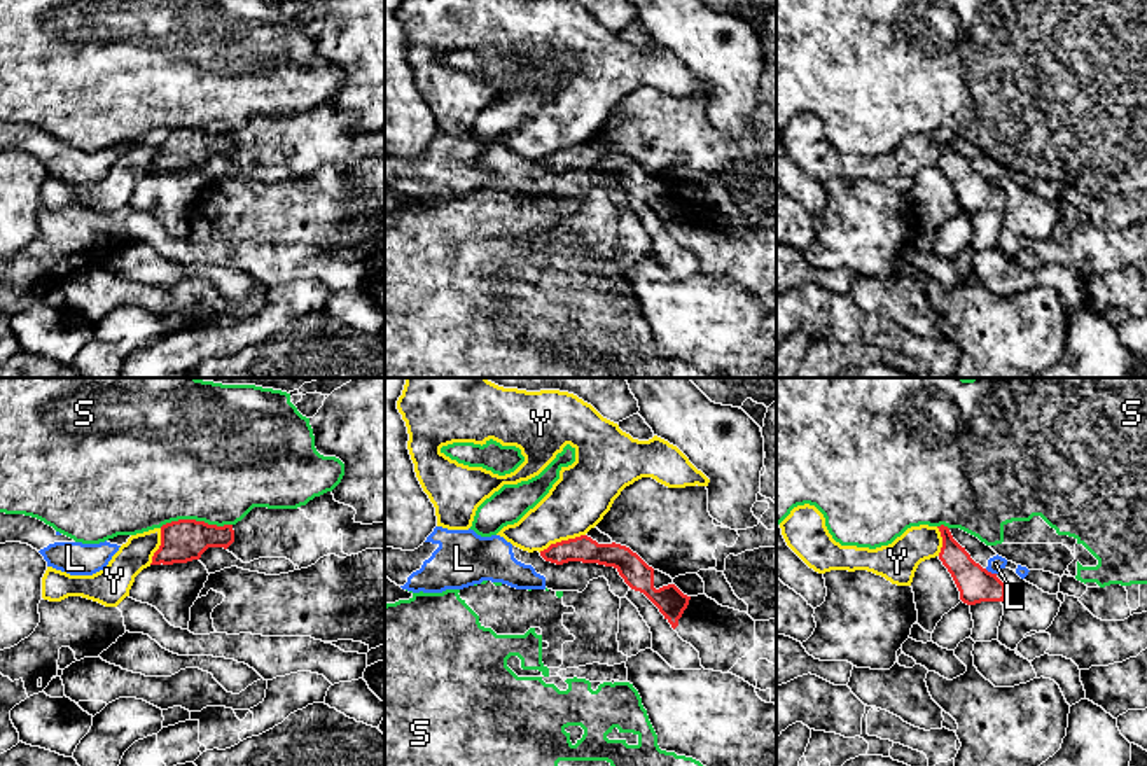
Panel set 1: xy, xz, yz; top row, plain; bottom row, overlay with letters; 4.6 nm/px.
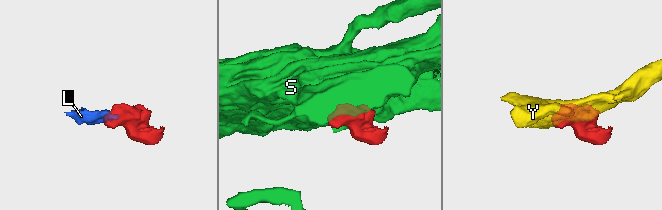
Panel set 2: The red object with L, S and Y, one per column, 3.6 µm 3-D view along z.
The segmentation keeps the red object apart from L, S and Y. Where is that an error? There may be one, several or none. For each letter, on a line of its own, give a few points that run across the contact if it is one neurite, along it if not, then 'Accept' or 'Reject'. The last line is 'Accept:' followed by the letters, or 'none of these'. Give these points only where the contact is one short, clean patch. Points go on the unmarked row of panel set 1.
L: Line: yz (985, 177), (995, 182). Reject
S: Line: xy (231, 132), (208, 133), (194, 128), (172, 128), (159, 135). Reject
Y: Line: xz (584, 142), (551, 151), (539, 160). Reject
Accept: none of these

